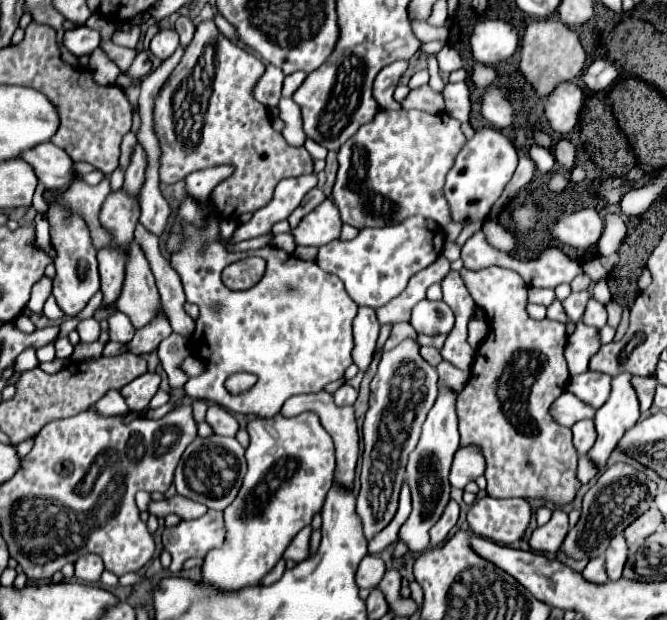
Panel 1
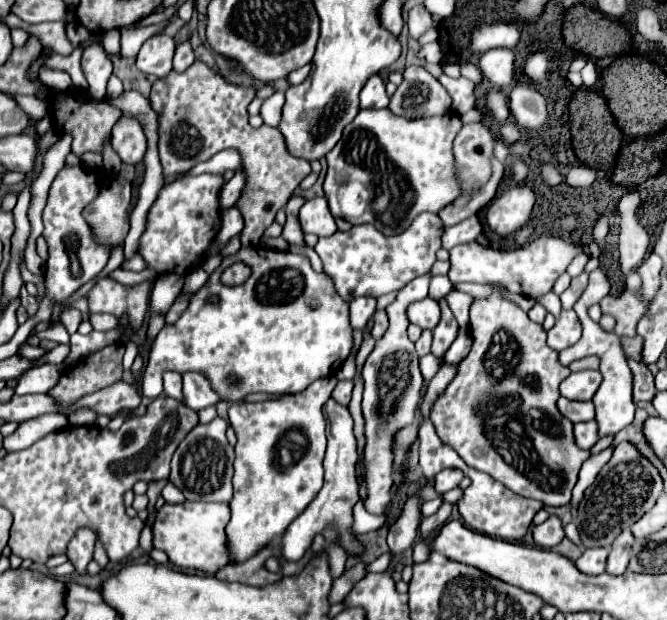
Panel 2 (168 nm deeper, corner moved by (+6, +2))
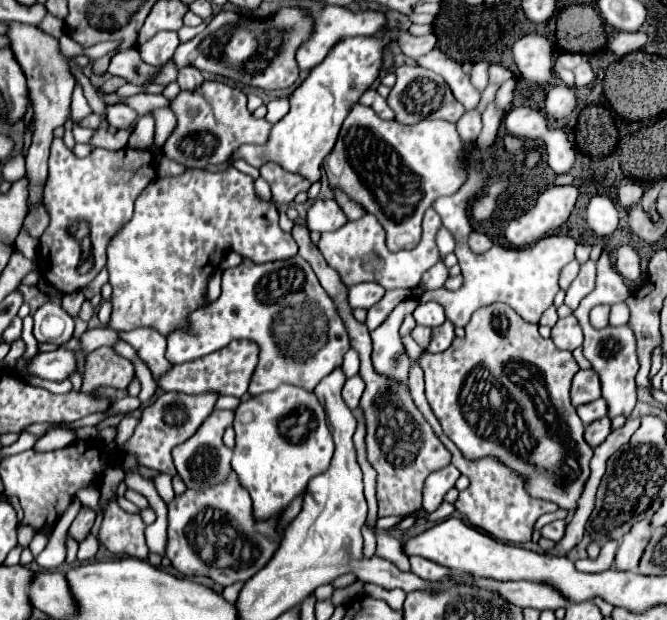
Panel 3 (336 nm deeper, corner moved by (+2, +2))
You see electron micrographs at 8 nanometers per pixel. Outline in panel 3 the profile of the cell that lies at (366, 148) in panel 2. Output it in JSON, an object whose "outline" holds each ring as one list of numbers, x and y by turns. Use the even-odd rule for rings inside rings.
{"outline":[[356,104,344,120,338,142,324,160,324,168,332,190,342,190,352,202,378,218,392,252,414,248,420,240,424,212,440,196,458,192,468,180,464,146,454,122,422,120,406,126,396,120,382,120,372,108,362,104]]}

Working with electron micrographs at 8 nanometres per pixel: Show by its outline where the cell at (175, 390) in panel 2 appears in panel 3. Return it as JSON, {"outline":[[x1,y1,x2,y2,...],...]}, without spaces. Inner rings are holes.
{"outline":[[138,328,132,332,124,332,118,334,124,342,128,342,138,356,148,364,148,368,152,370,152,376,156,378,156,382,168,374,168,370,172,368,172,364,164,358,164,350,166,350,166,338,154,330,154,328]]}

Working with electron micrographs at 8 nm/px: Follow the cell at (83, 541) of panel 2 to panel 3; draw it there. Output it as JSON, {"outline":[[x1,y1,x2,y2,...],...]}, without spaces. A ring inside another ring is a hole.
{"outline":[[82,508,82,510,78,512,78,516,76,516,76,520,72,522,70,530,68,530,70,538,74,538,76,542,82,542,82,540,90,534,92,524,94,524,94,512,88,510,88,508]]}

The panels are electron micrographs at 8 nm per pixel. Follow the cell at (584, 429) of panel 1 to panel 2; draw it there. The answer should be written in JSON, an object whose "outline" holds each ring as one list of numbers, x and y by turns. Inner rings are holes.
{"outline":[[596,420,574,424,574,436,576,436,576,444,582,450,590,450,598,442,598,424,596,424]]}

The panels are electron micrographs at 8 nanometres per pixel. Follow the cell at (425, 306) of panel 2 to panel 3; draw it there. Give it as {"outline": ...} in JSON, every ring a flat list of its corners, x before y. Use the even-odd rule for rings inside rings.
{"outline":[[438,302,420,304,420,306,414,310,414,320,416,320,420,326,428,326,428,328,440,326,440,324,446,320,444,308,442,308]]}

